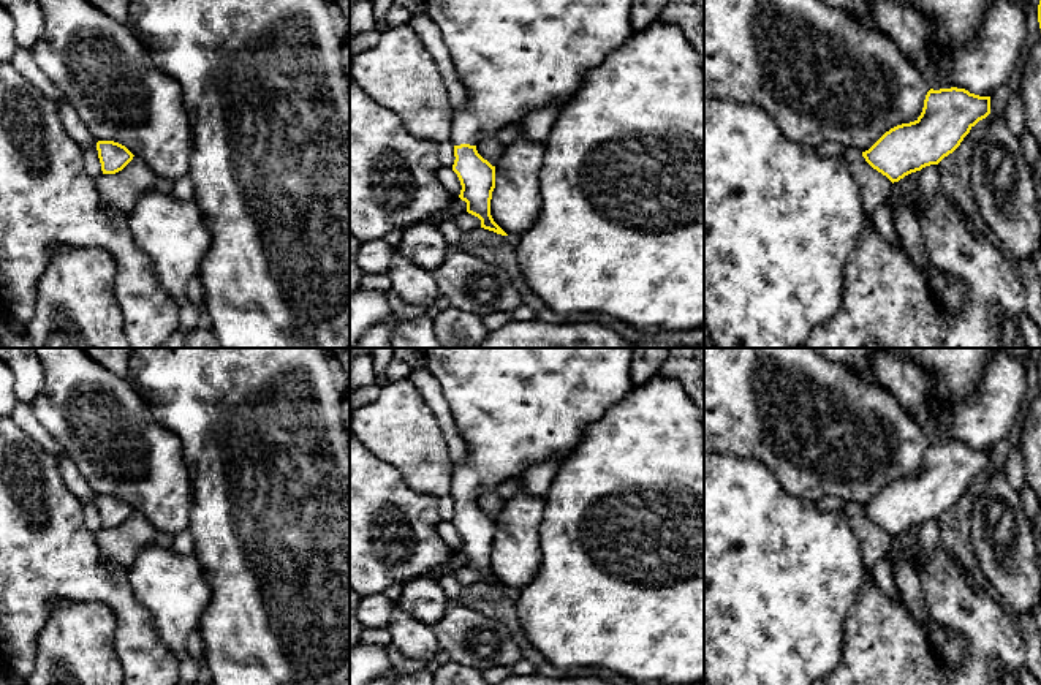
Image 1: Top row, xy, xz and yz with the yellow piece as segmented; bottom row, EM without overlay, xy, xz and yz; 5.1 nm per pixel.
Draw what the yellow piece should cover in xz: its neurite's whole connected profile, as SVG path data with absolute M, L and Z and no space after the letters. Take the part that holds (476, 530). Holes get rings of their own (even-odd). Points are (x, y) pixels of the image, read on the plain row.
M424 348L424 364L441 384L451 416L467 445L465 459L460 464L454 464L451 470L451 497L454 498L456 511L452 525L457 528L462 539L459 552L467 557L467 566L481 574L481 582L508 590L490 570L490 554L495 543L495 520L478 508L476 498L484 492L495 492L497 486L503 481L517 481L524 478L524 475L535 465L546 460L562 462L566 459L581 443L587 429L600 421L609 408L622 402L634 388L631 380L631 354L633 348Z

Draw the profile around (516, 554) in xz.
M522 478L517 484L517 494L497 514L490 554L494 576L514 593L538 573L543 557L539 527L546 508L546 498L530 494Z

